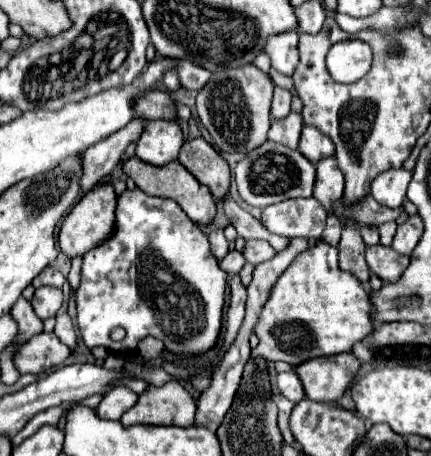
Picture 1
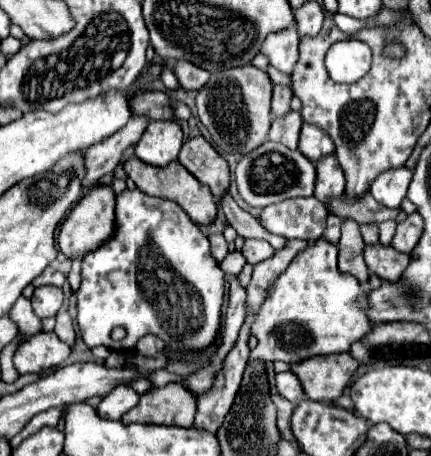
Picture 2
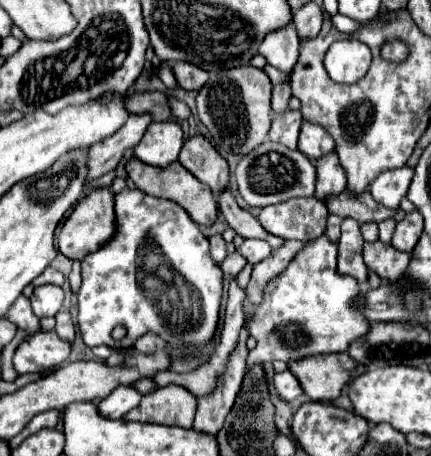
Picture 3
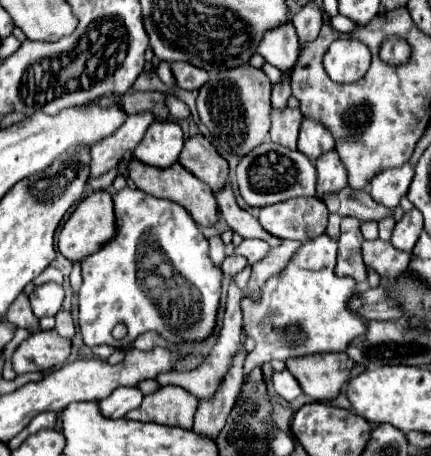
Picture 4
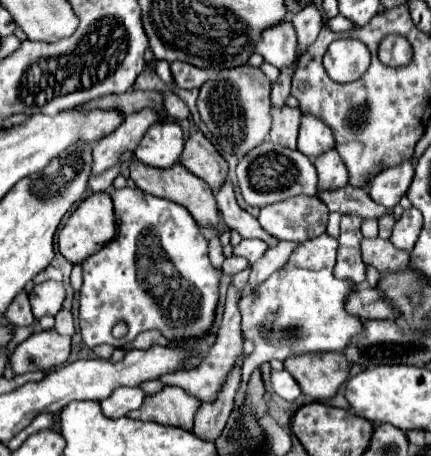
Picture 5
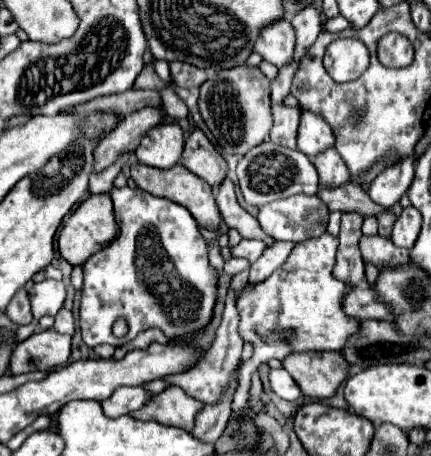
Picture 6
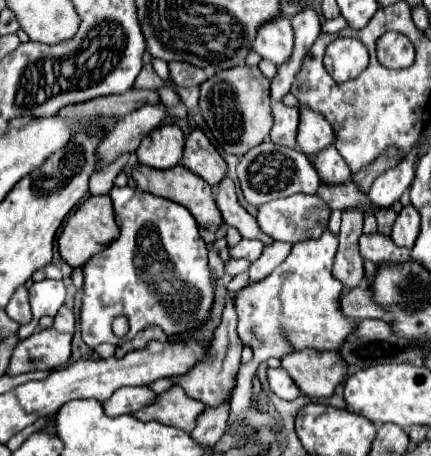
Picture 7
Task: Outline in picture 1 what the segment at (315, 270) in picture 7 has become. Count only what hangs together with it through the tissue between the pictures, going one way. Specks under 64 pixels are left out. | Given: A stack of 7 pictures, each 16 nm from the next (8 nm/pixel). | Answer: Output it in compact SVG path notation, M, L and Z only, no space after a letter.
M318 240L314 246L300 252L296 260L282 272L282 276L272 286L270 296L266 304L262 306L262 312L252 330L260 340L254 350L258 352L258 358L262 360L268 360L268 362L284 360L294 366L316 356L350 352L356 342L360 342L374 330L370 310L372 310L372 304L360 280L356 280L352 274L342 272L338 268L338 248L326 244L324 240Z

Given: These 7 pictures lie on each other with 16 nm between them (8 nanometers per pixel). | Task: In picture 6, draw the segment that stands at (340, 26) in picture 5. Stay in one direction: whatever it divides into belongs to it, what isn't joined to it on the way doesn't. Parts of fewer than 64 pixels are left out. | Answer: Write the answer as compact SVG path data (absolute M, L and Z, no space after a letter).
M344 16L330 18L330 20L326 20L324 26L322 26L324 32L342 32L344 28L350 28L350 24L348 24L348 20L344 20Z

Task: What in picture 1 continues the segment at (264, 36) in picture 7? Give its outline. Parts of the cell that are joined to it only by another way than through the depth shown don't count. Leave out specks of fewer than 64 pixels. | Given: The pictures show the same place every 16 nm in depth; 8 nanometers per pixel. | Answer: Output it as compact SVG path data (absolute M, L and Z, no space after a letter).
M296 30L280 32L280 36L268 36L262 52L266 56L270 56L270 62L278 72L292 76L294 68L298 64L298 34L296 34Z

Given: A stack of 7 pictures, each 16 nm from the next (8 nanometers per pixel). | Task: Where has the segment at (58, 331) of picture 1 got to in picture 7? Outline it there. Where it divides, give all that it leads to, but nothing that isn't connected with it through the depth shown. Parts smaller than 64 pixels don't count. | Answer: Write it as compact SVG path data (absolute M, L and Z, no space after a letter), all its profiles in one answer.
M62 306L62 310L58 312L58 316L54 318L54 328L60 330L60 332L74 332L74 324L76 324L76 318L74 318L74 312L72 308L68 306Z

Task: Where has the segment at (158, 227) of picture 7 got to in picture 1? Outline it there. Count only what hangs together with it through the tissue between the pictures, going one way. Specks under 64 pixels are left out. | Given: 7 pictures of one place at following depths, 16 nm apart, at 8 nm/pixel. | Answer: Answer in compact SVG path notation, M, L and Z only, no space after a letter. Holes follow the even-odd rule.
M124 190L118 196L114 234L98 248L84 254L82 282L76 290L78 326L88 348L104 346L112 352L134 352L136 344L152 334L160 338L170 352L204 354L210 350L222 328L222 306L226 290L226 272L218 266L210 252L206 234L192 222L186 212L172 200L148 196L142 190ZM122 326L126 338L114 342L110 332Z

